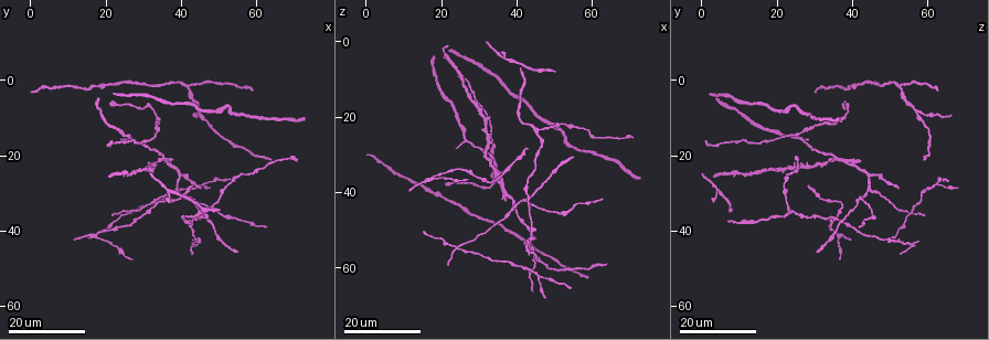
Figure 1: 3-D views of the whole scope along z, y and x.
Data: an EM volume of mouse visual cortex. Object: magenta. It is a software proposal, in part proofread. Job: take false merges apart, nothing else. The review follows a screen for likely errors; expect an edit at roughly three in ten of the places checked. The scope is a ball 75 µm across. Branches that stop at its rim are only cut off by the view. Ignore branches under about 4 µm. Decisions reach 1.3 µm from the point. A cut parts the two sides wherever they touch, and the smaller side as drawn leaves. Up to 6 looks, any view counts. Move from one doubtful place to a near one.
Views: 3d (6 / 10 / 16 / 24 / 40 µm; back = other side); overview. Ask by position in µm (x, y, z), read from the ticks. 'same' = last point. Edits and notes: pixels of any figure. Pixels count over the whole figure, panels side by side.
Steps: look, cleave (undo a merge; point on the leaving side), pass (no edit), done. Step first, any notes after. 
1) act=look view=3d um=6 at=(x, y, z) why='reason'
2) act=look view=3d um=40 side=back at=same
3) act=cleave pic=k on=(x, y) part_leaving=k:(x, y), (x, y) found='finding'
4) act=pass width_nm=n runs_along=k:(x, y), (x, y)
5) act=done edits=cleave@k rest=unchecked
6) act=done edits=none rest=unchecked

act=look view=3d um=16 at=(24.5, 35.5, 55.0) why='two arms in line, one across'

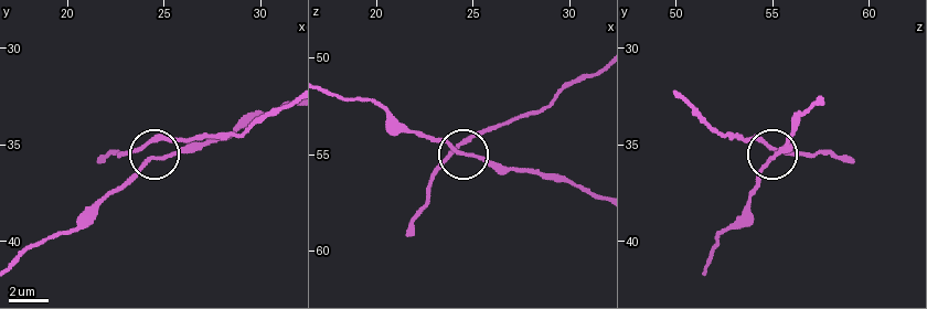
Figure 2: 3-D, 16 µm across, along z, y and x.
act=look view=3d um=6 at=(24.3, 35.8, 54.8)

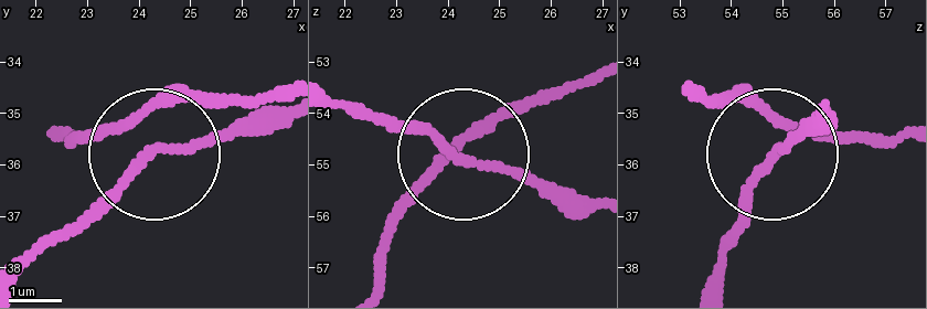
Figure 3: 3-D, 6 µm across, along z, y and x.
act=pass side_arm_um=12 runs_along=3:(287, 88), (155, 110), (142, 162), (67, 237) found='all the same neuron'

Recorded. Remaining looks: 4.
act=look view=3d um=16 at=(46.0, 27.5, 62.5) why='arms part here'

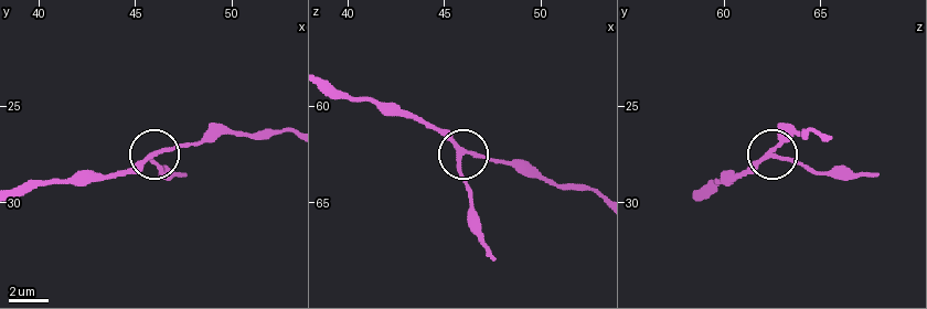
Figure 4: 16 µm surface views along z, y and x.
act=look view=3d um=10 at=(45.9, 27.5, 62.5)

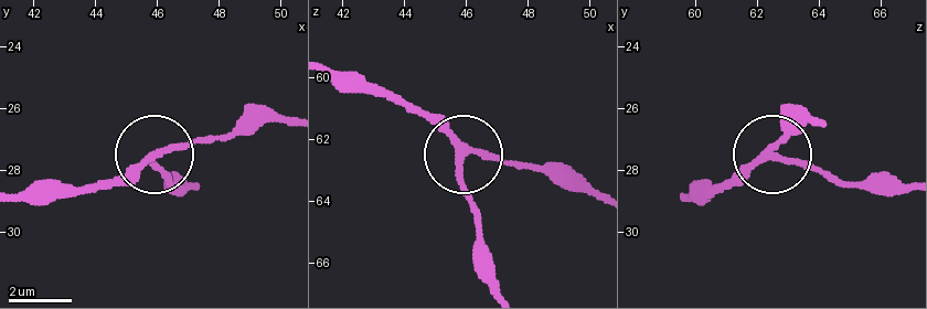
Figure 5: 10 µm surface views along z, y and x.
act=pass width_nm=200 found='continuous, no second neuron'

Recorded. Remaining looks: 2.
act=look view=3d um=24 at=(17.0, 41.0, 36.0) why='a fork'

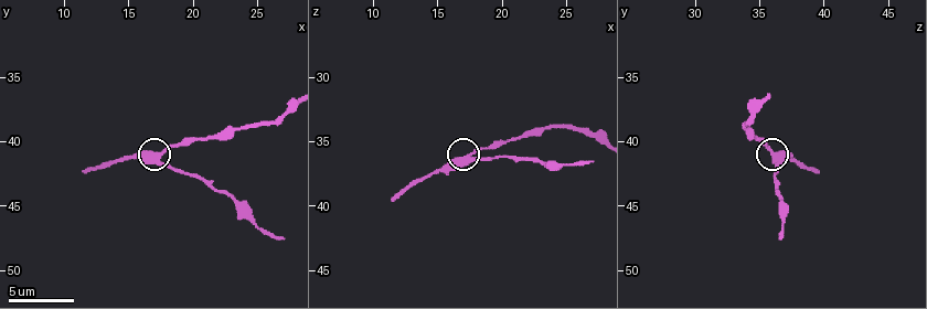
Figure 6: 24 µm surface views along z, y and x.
act=look view=3d um=10 at=(17.4, 41.6, 36.4)

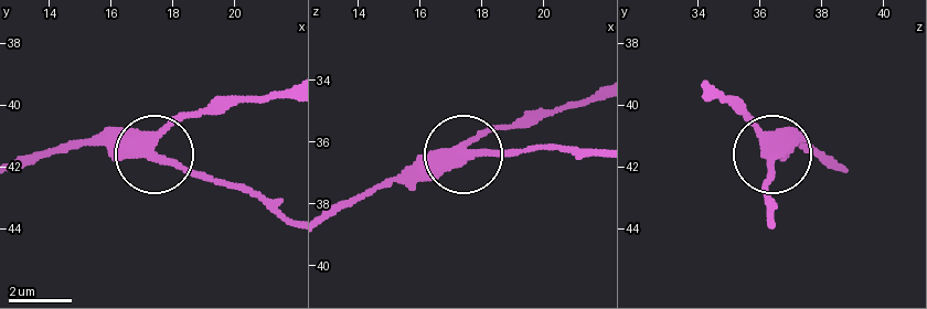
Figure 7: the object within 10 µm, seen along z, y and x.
act=pass width_nm=310 runs_along=7:(289, 88), (217, 102), (147, 155), (77, 146) found='all the same neuron'

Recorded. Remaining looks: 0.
act=done edits=none rest=unchecked

